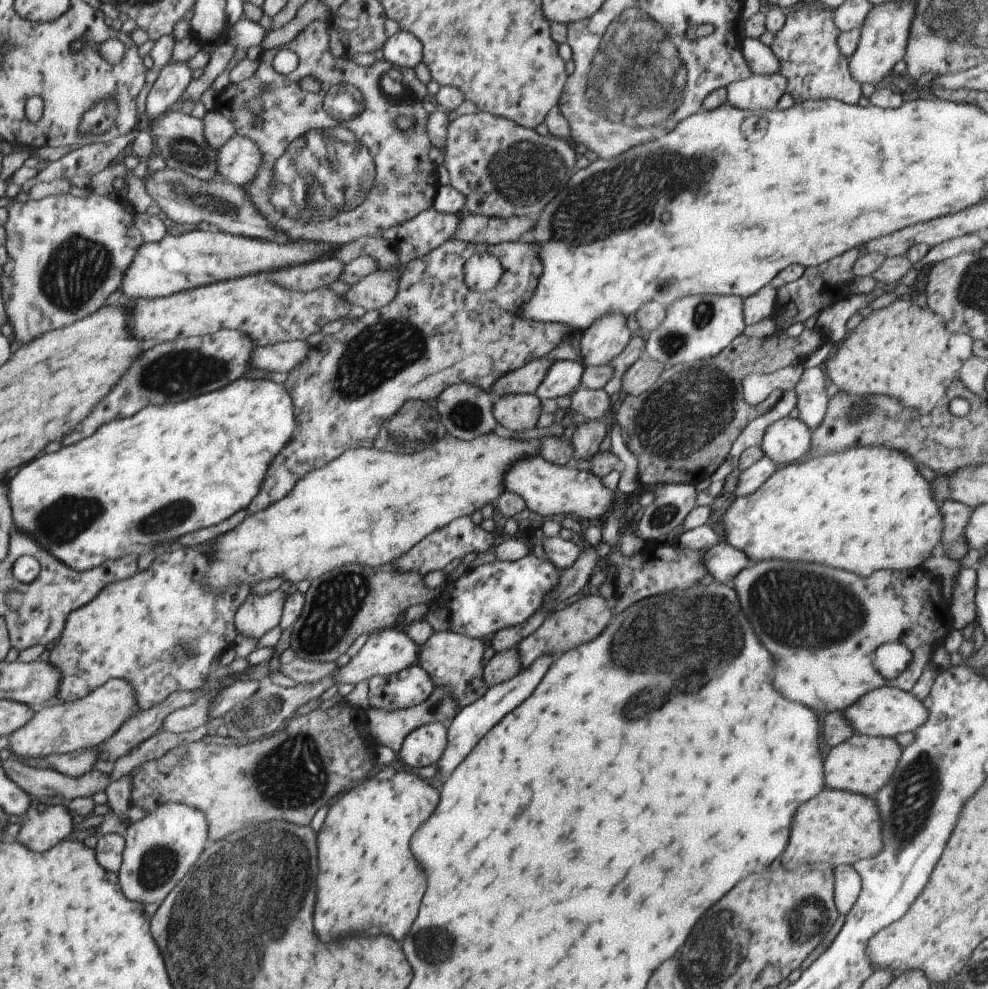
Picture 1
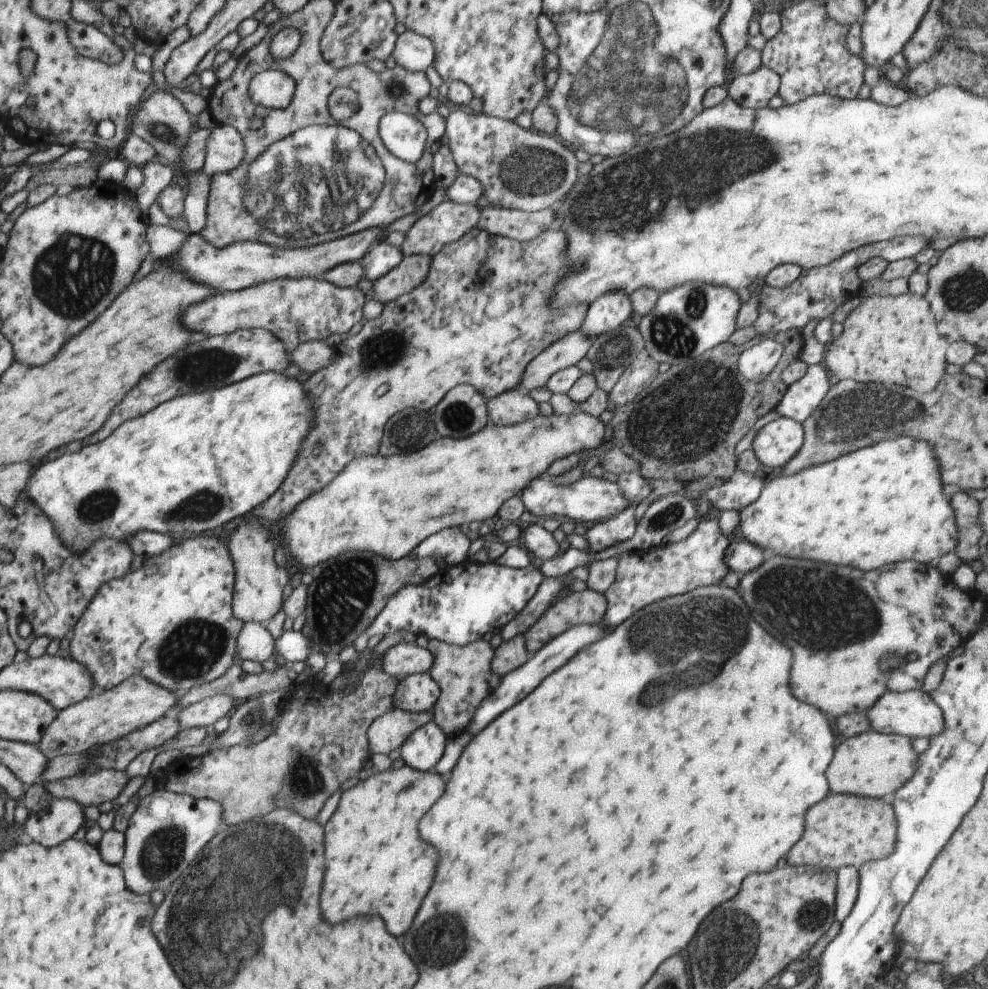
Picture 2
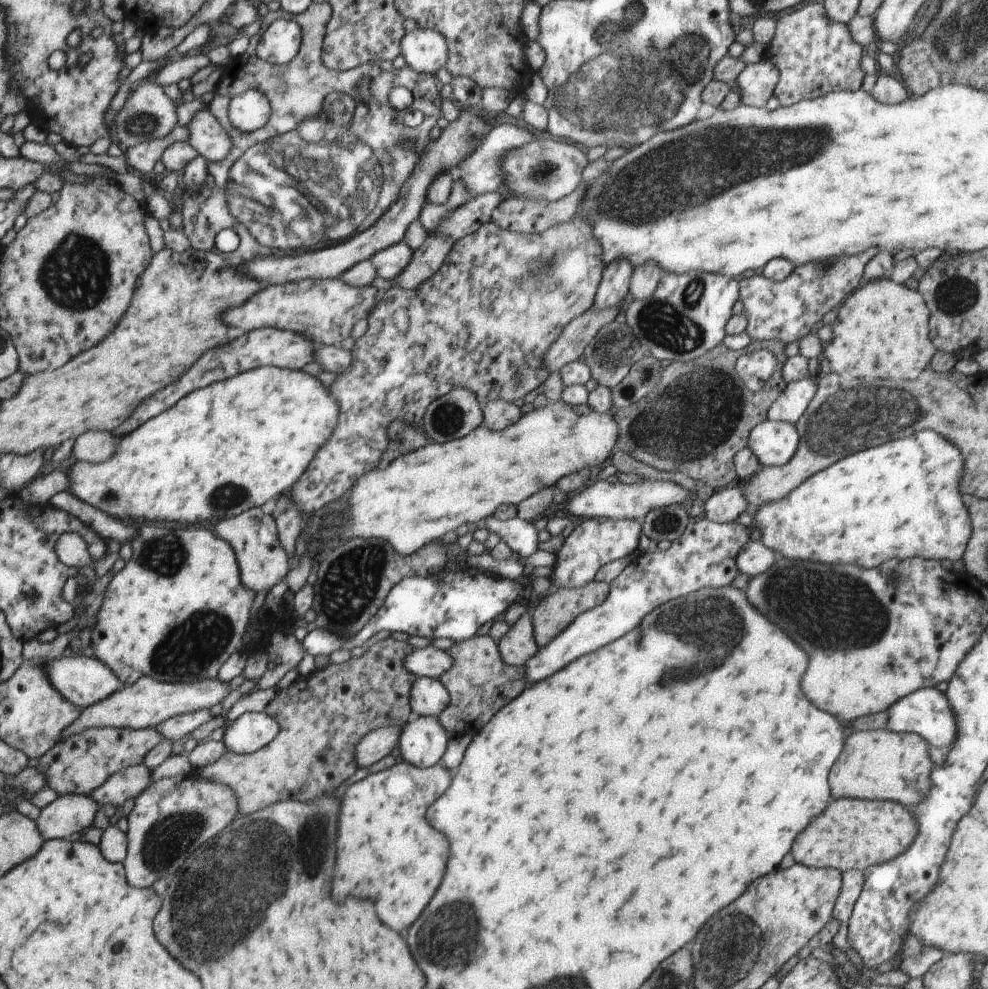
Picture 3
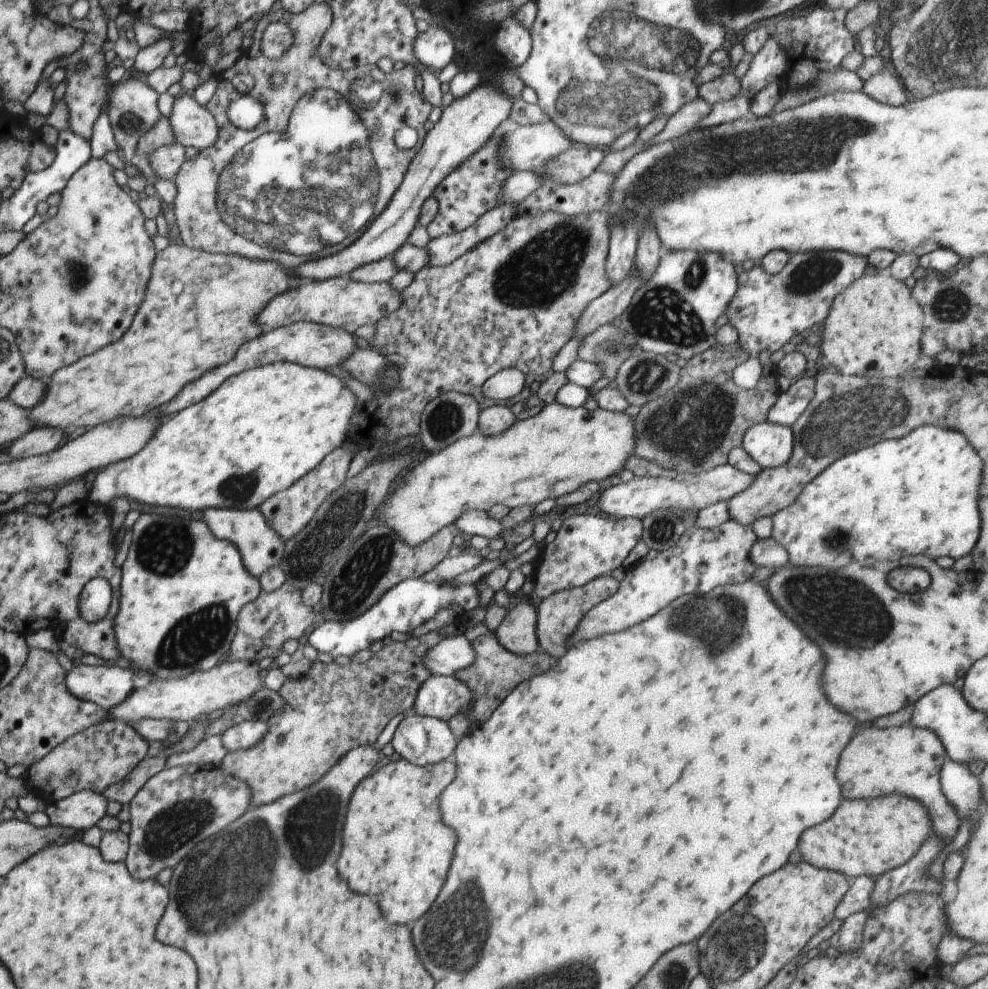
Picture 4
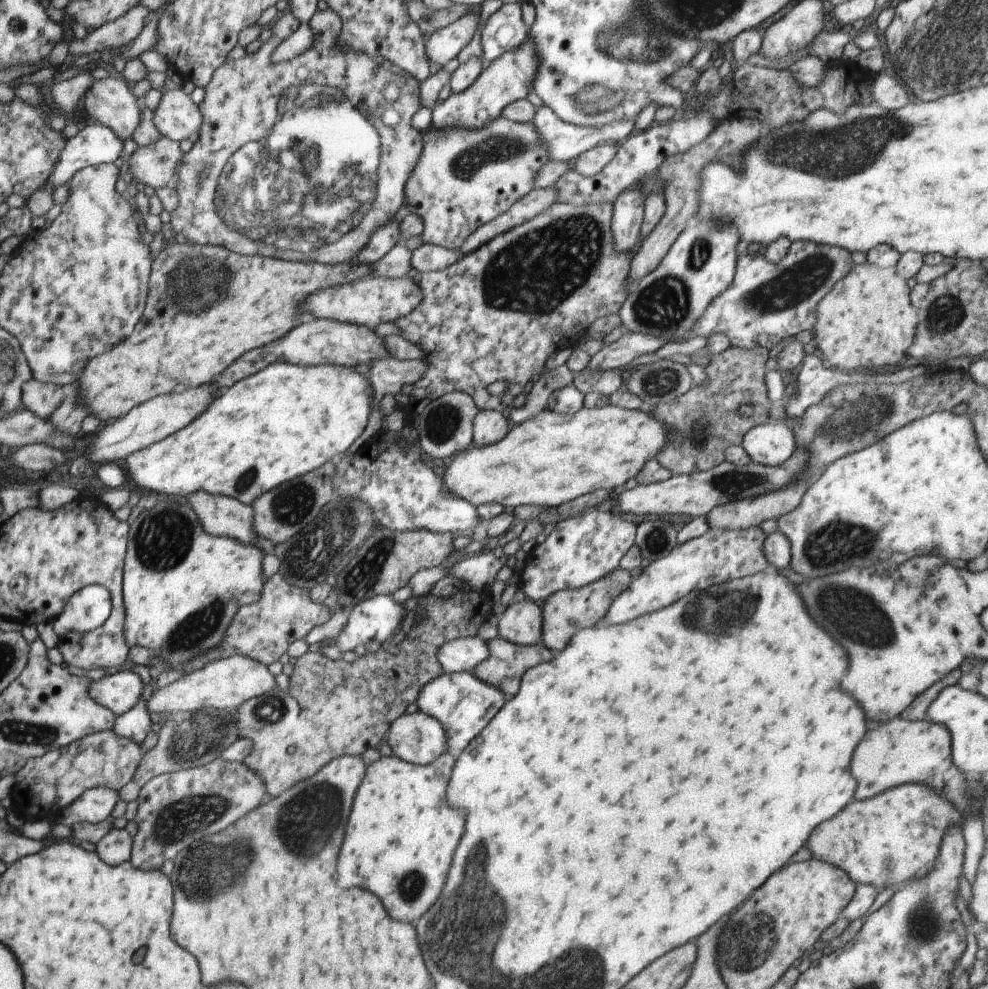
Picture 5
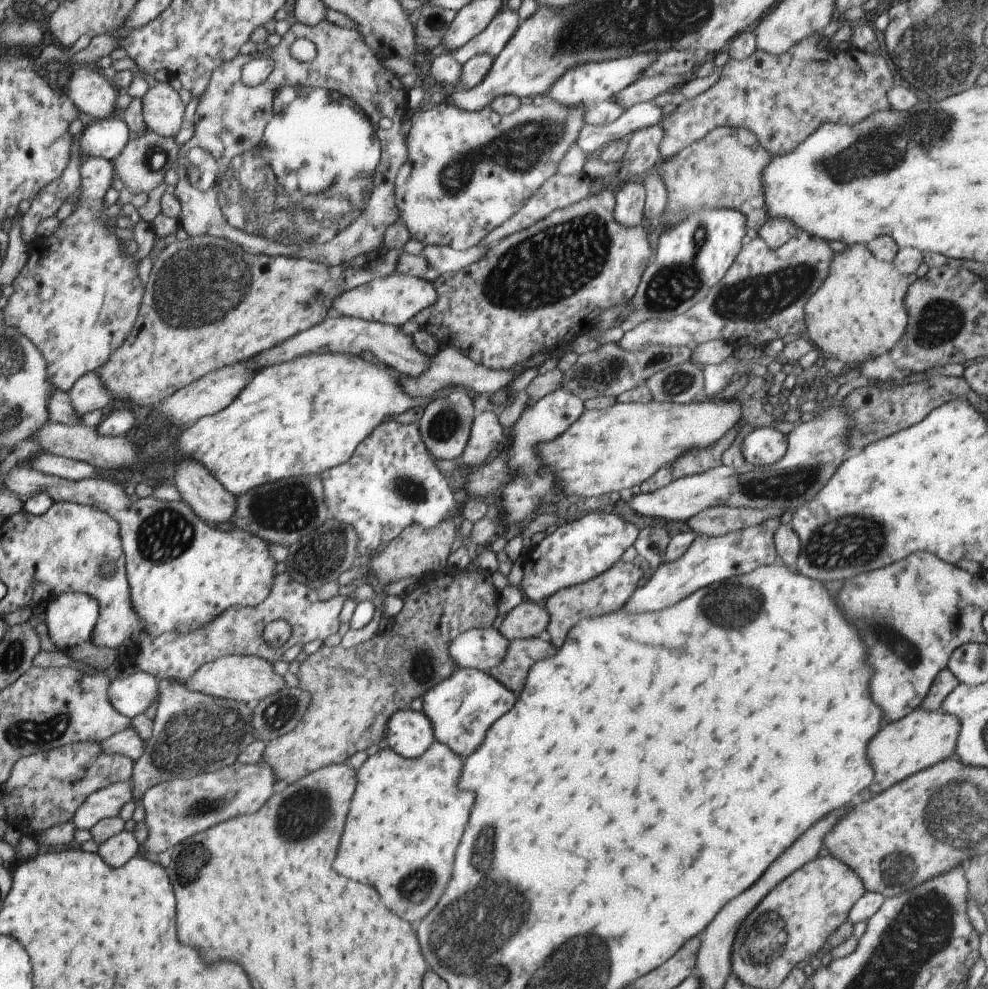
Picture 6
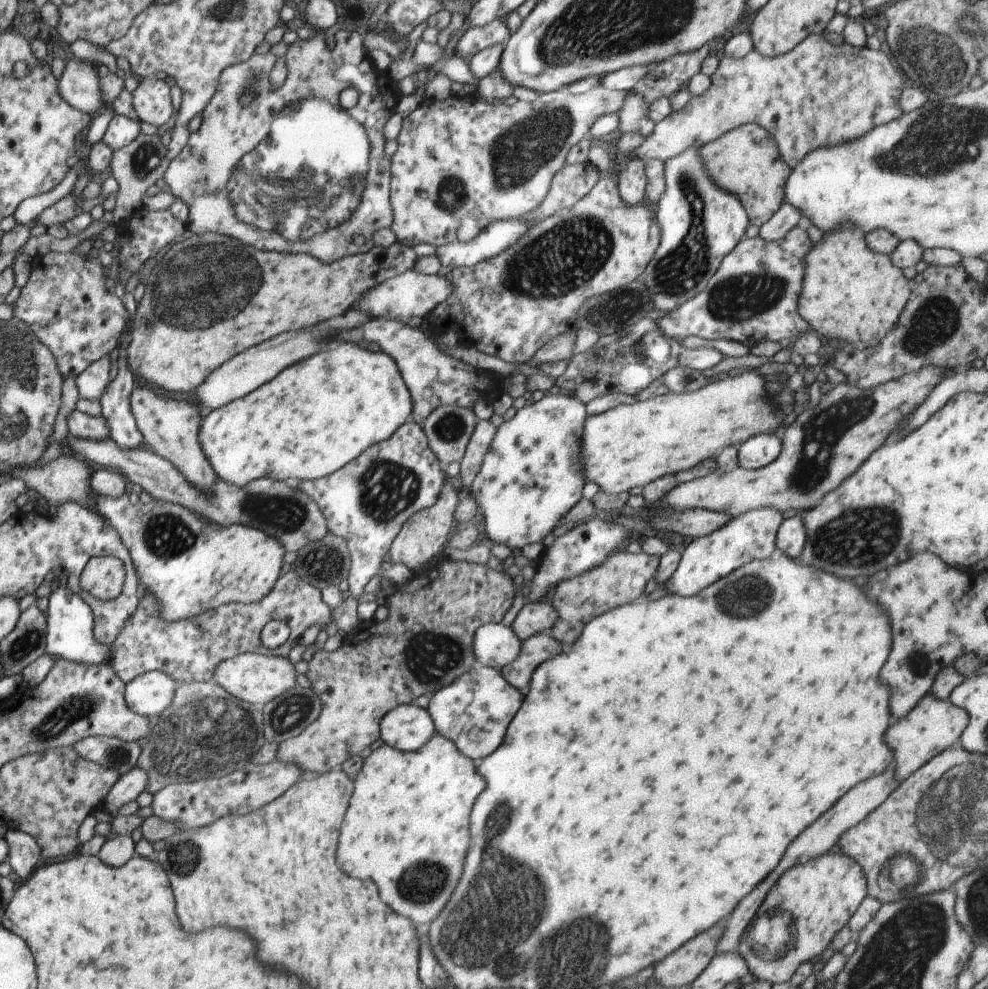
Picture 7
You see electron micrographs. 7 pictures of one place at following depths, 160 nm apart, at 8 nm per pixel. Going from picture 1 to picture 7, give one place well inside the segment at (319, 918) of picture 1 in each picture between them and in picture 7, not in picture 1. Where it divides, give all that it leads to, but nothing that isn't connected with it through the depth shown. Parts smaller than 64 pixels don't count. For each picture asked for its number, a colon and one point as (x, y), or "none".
2: (377, 863)
3: (387, 851)
4: (397, 849)
5: (400, 838)
6: (407, 816)
7: (406, 827)

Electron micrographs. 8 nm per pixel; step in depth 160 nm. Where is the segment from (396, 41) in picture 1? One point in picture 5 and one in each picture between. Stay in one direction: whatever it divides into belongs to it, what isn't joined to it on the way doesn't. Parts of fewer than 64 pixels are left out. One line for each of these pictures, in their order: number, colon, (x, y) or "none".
2: (413, 52)
3: (425, 50)
4: (435, 48)
5: (442, 46)

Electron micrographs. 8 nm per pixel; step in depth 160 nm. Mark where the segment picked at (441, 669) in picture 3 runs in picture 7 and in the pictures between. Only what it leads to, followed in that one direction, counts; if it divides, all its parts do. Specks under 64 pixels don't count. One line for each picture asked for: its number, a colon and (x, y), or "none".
4: (451, 654)
5: (461, 654)
6: (483, 648)
7: (495, 644)

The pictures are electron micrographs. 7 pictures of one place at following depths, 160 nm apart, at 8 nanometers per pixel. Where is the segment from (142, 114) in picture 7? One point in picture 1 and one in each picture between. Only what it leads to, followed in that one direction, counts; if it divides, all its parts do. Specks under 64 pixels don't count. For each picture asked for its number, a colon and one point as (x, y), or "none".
1: (238, 160)
2: (225, 148)
3: (206, 135)
4: (193, 126)
5: (177, 117)
6: (163, 110)

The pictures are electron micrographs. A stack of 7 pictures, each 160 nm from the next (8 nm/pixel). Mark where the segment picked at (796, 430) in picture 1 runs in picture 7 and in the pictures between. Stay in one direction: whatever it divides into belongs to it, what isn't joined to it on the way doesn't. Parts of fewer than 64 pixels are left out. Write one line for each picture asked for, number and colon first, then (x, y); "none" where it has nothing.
2: (777, 442)
3: (774, 443)
4: (769, 444)
5: (771, 444)
6: (765, 446)
7: (758, 451)

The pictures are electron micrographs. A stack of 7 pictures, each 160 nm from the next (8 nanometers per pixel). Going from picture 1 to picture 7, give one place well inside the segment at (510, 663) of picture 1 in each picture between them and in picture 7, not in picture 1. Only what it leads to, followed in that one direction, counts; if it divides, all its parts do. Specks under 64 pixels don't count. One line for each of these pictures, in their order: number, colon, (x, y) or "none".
2: (511, 654)
3: (518, 644)
4: (517, 632)
5: (521, 623)
6: (528, 619)
7: (533, 618)

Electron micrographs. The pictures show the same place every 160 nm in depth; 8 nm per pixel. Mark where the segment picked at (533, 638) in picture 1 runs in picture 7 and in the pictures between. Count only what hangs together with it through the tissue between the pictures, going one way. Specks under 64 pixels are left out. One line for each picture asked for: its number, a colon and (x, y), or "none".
2: (587, 606)
3: (555, 612)
4: (558, 616)
5: (566, 612)
6: (608, 592)
7: (621, 578)

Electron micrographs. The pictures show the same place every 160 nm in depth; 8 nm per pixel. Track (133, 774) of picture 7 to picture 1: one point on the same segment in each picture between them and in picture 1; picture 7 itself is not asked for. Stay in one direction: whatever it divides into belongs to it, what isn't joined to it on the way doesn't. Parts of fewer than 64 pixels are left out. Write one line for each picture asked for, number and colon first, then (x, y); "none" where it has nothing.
1: (43, 827)
2: (62, 818)
3: (68, 814)
4: (81, 810)
5: (96, 804)
6: (105, 803)

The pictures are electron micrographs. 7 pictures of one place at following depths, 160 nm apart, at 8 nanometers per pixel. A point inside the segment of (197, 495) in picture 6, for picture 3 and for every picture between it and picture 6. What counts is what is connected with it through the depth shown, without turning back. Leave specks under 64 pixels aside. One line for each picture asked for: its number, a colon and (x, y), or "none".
3: (263, 562)
4: (260, 547)
5: (221, 516)

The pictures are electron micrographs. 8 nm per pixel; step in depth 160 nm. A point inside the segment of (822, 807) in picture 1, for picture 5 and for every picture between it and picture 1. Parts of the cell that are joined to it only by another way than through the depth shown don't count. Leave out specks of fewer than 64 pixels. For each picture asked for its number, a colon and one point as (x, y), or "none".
2: (843, 830)
3: (851, 833)
4: (871, 837)
5: (886, 840)

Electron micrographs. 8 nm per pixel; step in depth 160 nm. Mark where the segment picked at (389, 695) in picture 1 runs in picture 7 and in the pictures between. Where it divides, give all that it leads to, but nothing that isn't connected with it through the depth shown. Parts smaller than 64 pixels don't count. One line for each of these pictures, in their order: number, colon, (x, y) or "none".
2: (416, 693)
3: (428, 696)
4: (442, 697)
5: (464, 704)
6: (462, 708)
7: (473, 712)

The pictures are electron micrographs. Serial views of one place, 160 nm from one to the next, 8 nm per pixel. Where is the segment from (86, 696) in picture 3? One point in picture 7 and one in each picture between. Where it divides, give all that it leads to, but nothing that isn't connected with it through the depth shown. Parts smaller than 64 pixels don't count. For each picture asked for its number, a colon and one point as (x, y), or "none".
4: (109, 685)
5: (120, 691)
6: (132, 694)
7: (148, 695)

